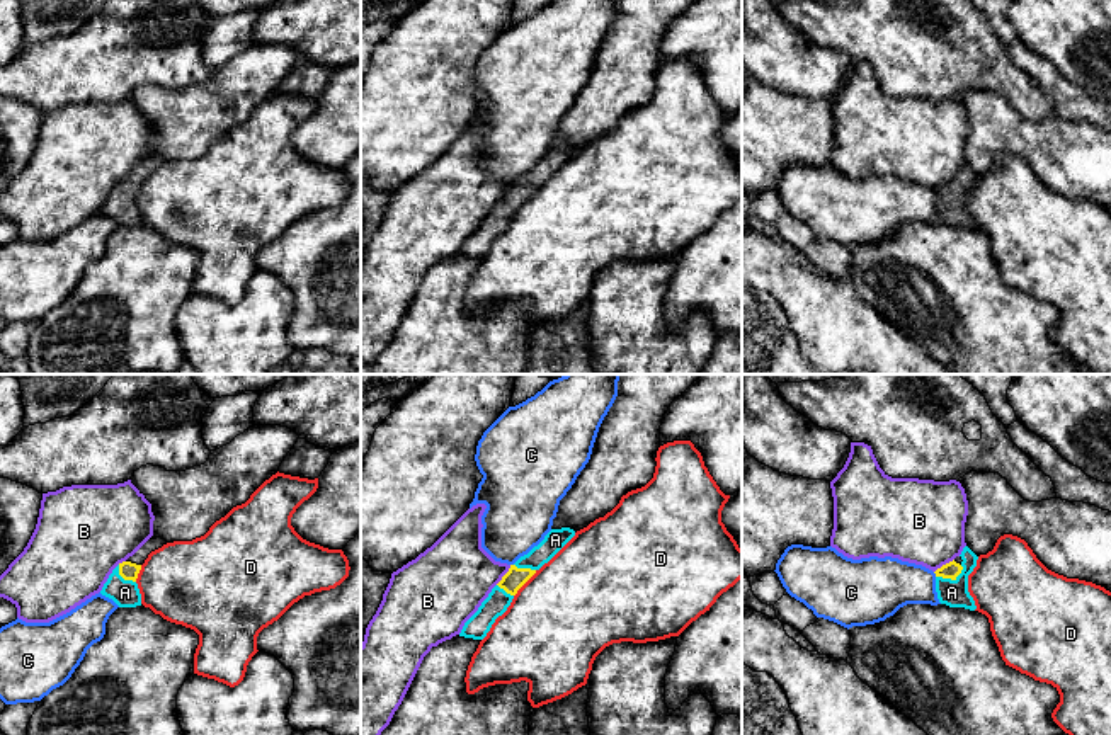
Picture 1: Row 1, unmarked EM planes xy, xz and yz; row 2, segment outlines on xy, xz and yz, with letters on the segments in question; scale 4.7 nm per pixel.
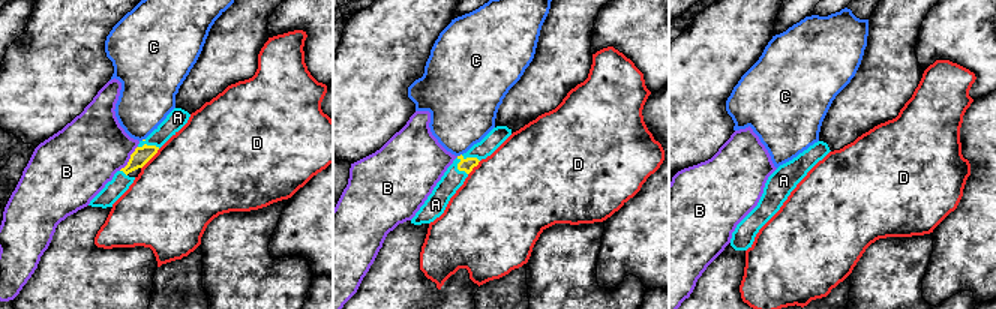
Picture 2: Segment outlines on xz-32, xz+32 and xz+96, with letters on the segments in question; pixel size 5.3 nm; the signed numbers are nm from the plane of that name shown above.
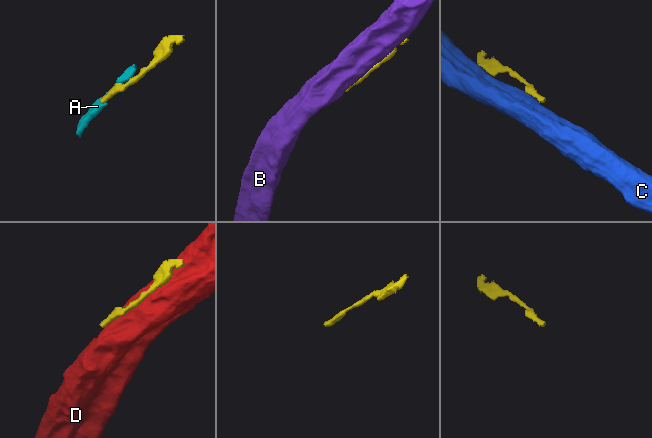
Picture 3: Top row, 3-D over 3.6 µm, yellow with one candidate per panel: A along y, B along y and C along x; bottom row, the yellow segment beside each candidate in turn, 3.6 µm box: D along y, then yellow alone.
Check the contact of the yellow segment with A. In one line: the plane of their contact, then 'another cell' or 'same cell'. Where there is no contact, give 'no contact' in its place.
yz | same cell

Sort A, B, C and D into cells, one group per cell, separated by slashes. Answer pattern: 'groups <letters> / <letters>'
groups A / B / C / D

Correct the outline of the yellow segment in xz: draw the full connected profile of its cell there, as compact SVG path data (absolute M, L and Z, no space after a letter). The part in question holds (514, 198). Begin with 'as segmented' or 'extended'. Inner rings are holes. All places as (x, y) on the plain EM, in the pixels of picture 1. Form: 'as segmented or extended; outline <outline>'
extended; outline M570 146L551 148L538 165L510 184L478 230L464 242L459 255L483 259L495 238L507 230L517 209L573 155L575 150Z

